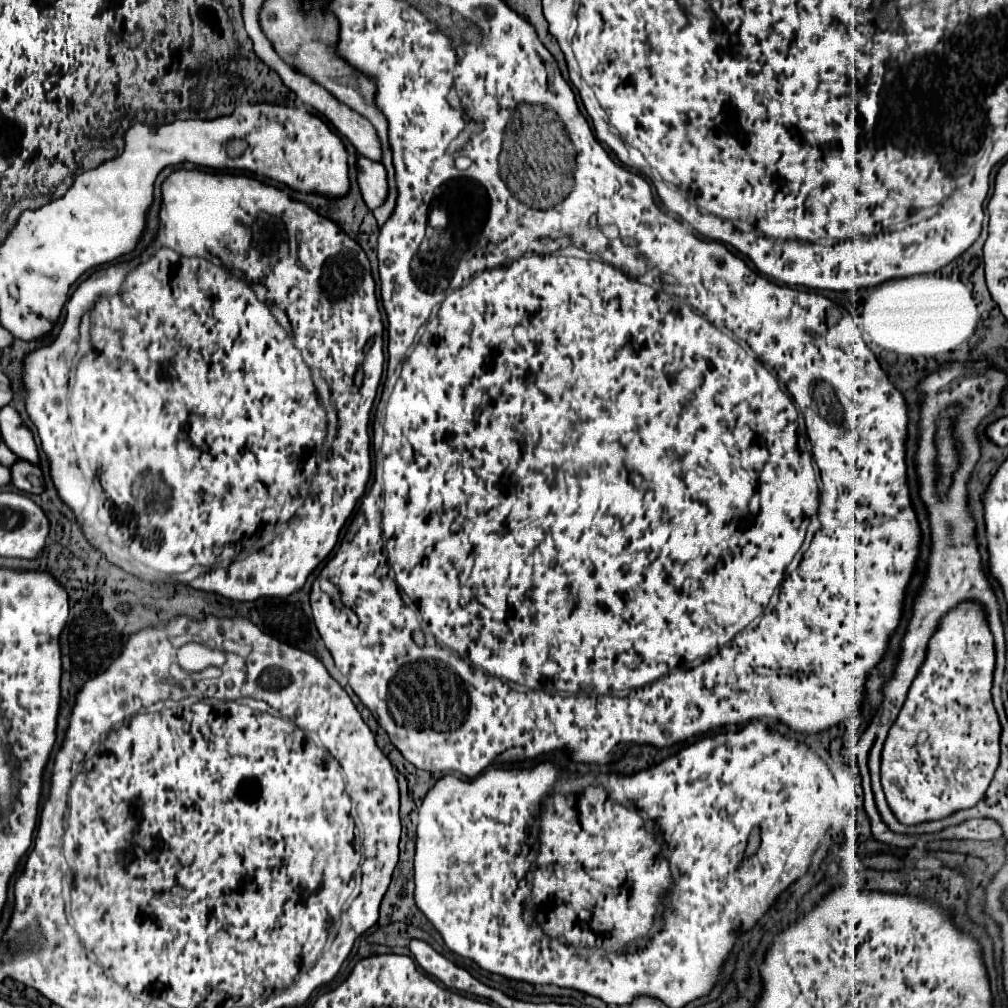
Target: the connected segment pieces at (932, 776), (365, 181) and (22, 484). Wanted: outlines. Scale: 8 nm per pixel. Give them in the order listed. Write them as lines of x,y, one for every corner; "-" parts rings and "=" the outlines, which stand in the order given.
961,603
945,615
929,641
927,659
919,669
907,701
893,723
881,753
881,783
895,817
905,825
941,819
953,811
973,807
989,787
999,765
999,717
991,701
995,667
993,635
981,605
=
357,155
357,183
369,209
375,209
375,205
381,205
385,201
387,173
379,161
371,161
363,155
=
17,459
11,467
11,483
27,493
43,493
43,473
37,465
25,461
25,459

